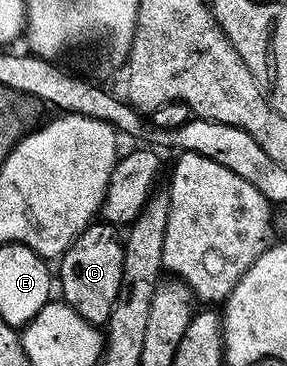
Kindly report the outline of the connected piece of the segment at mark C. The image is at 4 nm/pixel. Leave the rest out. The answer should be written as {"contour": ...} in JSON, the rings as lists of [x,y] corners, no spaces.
{"contour":[[[94,221],[78,235],[75,242],[60,256],[61,263],[61,295],[60,298],[75,309],[88,323],[105,325],[112,311],[112,304],[119,293],[120,274],[123,273],[124,249],[122,240],[117,239],[118,228],[104,221]]]}

